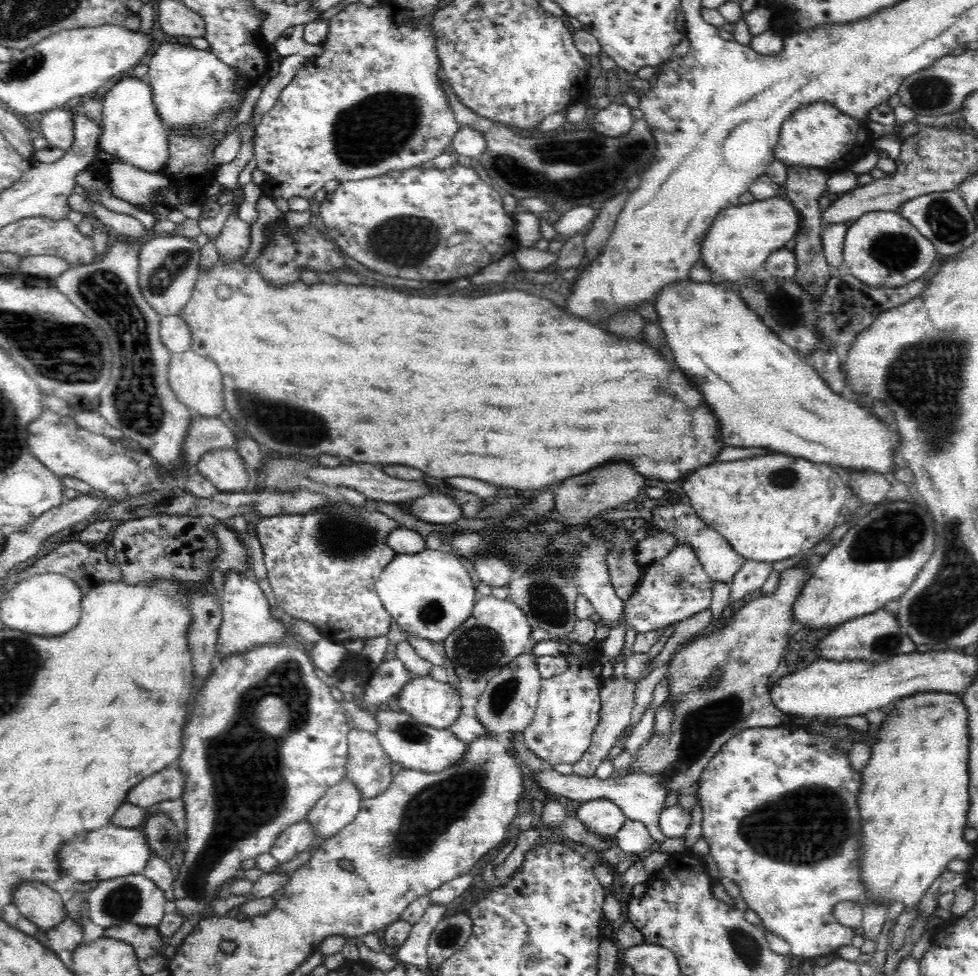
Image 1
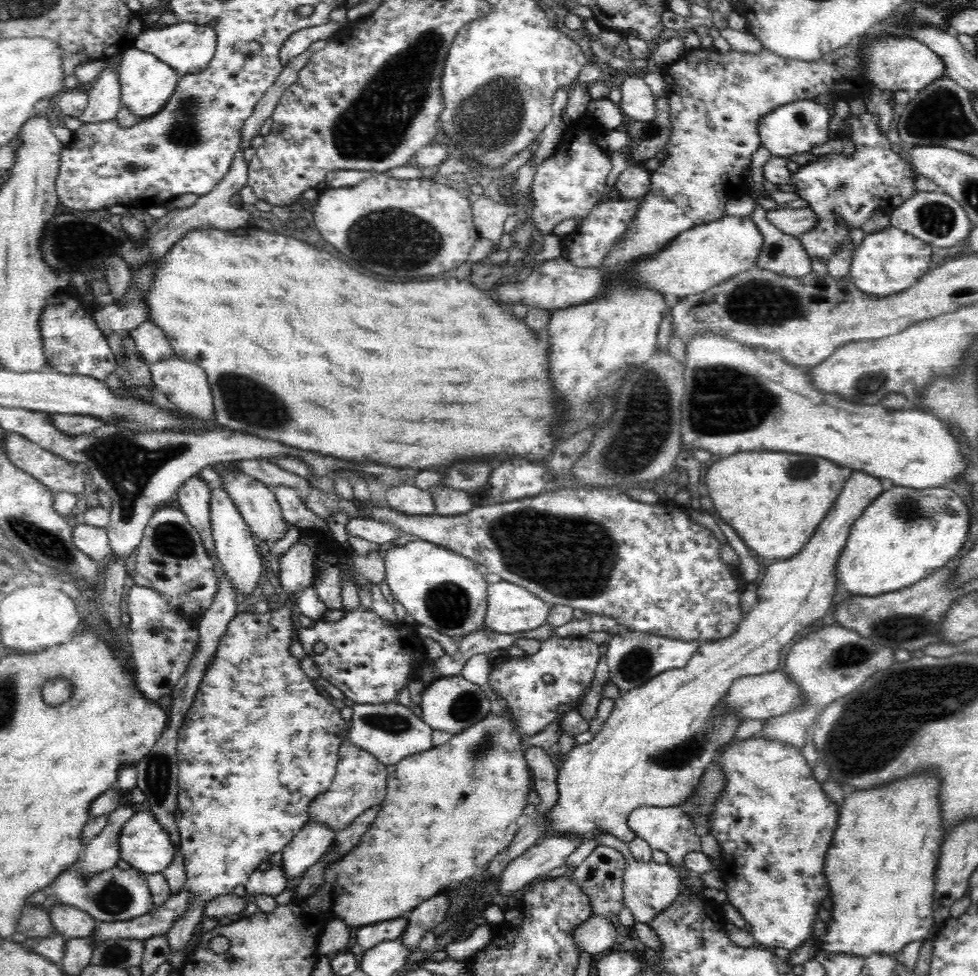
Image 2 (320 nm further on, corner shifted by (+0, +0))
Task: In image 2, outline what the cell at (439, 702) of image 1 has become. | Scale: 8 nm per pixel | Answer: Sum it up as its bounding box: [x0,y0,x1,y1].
[419,674,490,734]

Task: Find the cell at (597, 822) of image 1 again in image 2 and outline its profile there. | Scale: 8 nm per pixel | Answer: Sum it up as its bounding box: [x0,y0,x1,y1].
[499,834,581,897]

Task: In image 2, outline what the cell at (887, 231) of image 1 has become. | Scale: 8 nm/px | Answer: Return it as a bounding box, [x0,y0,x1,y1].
[849,226,934,296]

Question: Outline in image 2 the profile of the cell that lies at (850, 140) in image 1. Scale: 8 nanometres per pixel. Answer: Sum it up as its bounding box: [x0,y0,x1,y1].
[758,100,830,158]

